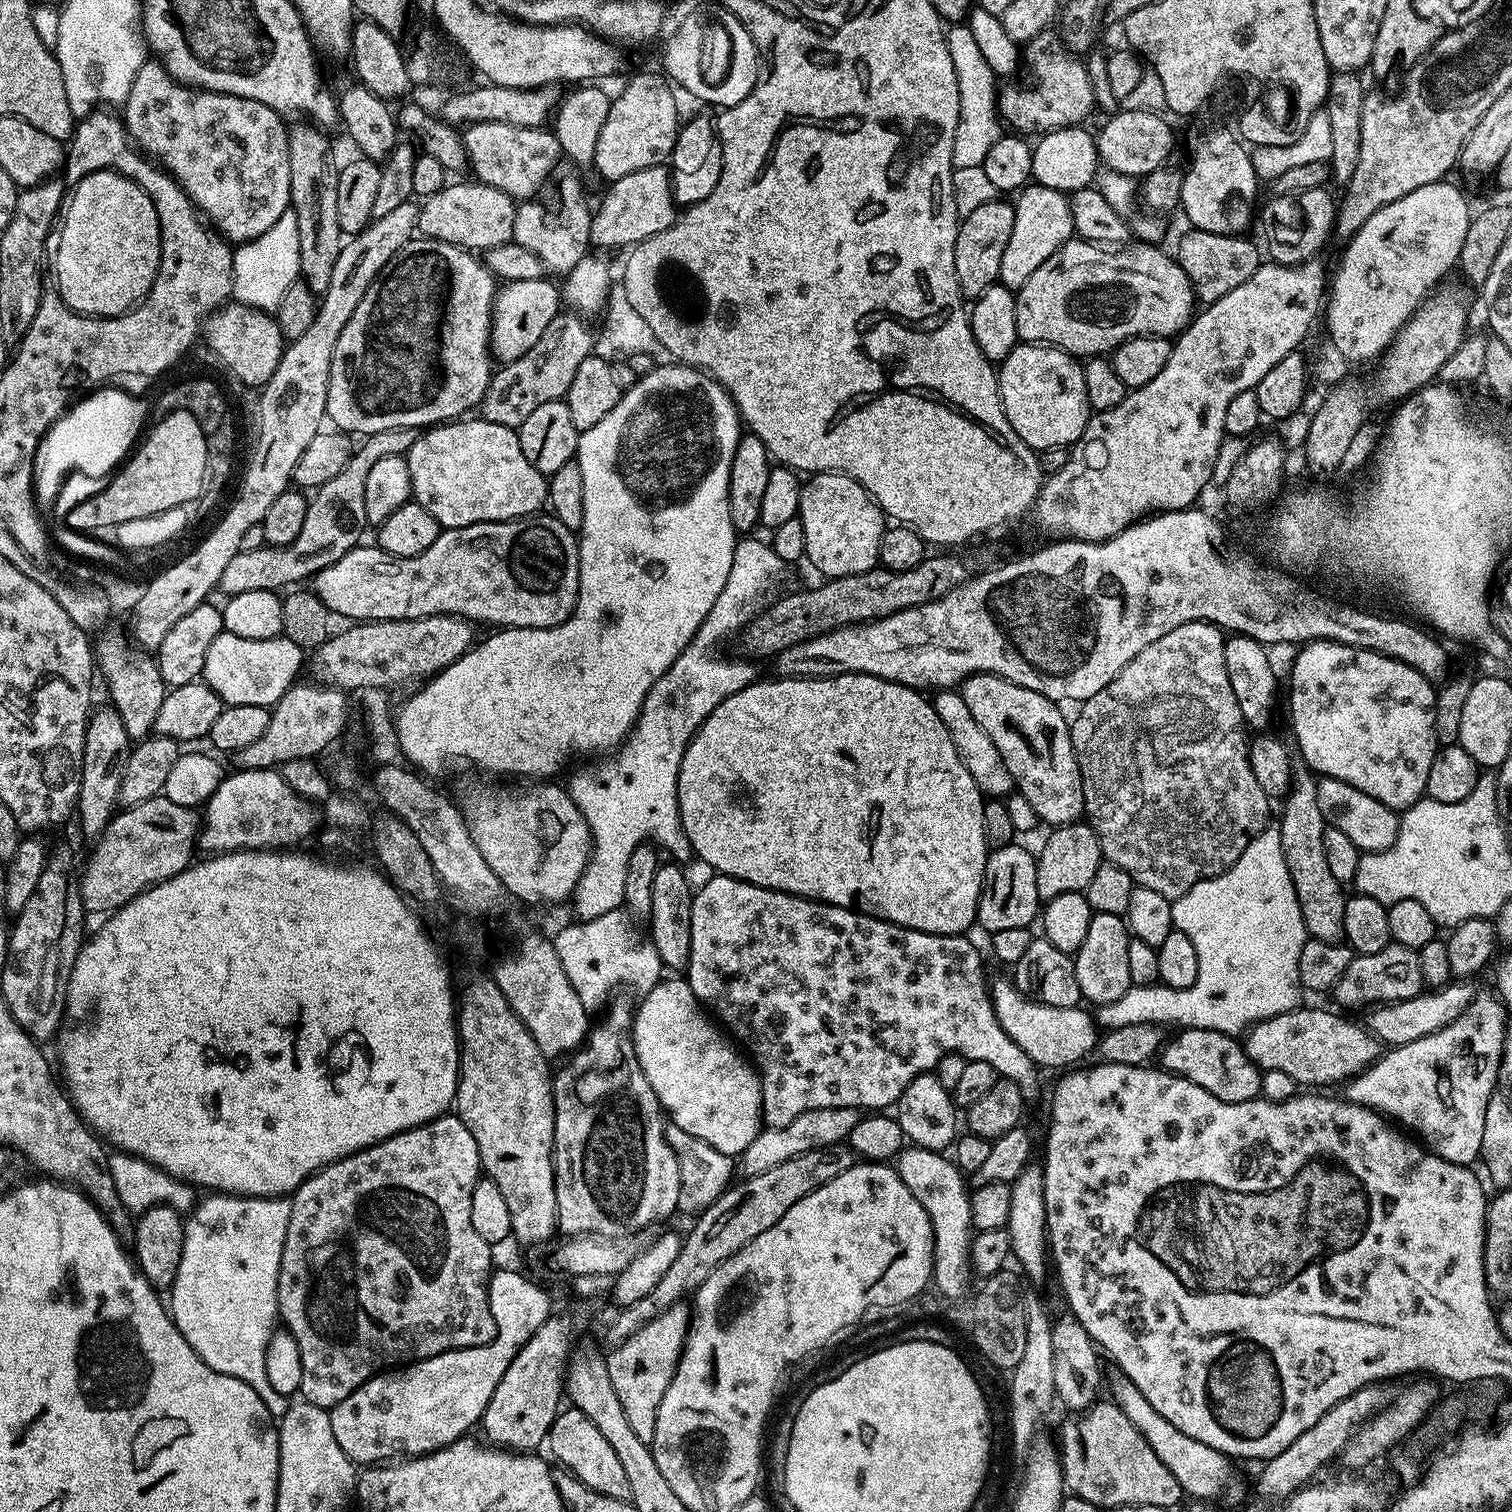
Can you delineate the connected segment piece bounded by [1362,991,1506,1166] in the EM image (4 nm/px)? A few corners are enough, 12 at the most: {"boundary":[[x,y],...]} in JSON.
{"boundary":[[1506,1005],[1385,1051],[1367,1103],[1475,1165],[1498,1088]]}

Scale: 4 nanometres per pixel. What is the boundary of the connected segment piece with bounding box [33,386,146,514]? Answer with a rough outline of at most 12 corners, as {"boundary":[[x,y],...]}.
{"boundary":[[104,386],[52,424],[33,496],[53,511],[78,471],[105,479],[145,427],[146,406]]}

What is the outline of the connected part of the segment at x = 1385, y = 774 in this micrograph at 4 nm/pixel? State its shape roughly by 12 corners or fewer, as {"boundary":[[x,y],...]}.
{"boundary":[[1314,640],[1288,708],[1307,767],[1388,808],[1425,795],[1433,681]]}

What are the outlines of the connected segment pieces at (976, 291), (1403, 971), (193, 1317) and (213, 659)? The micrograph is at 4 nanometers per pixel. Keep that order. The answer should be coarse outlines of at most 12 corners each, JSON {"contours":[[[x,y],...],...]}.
{"contours":[[[997,198],[959,221],[954,270],[960,295],[1000,279],[1015,207]],[[1393,942],[1353,955],[1334,995],[1342,1007],[1421,995],[1419,955]],[[292,1204],[187,1221],[170,1315],[208,1368],[272,1402],[264,1365]],[[222,631],[202,680],[225,705],[271,709],[306,656],[282,634]]]}

